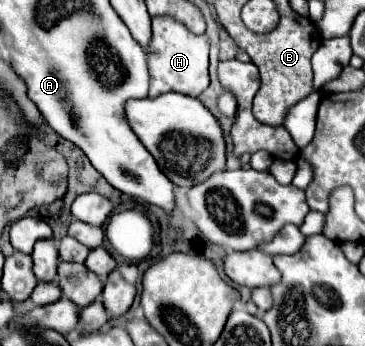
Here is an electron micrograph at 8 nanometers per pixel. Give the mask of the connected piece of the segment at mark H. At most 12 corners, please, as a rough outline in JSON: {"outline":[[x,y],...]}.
{"outline":[[152,18],[150,98],[206,90],[208,34]]}

